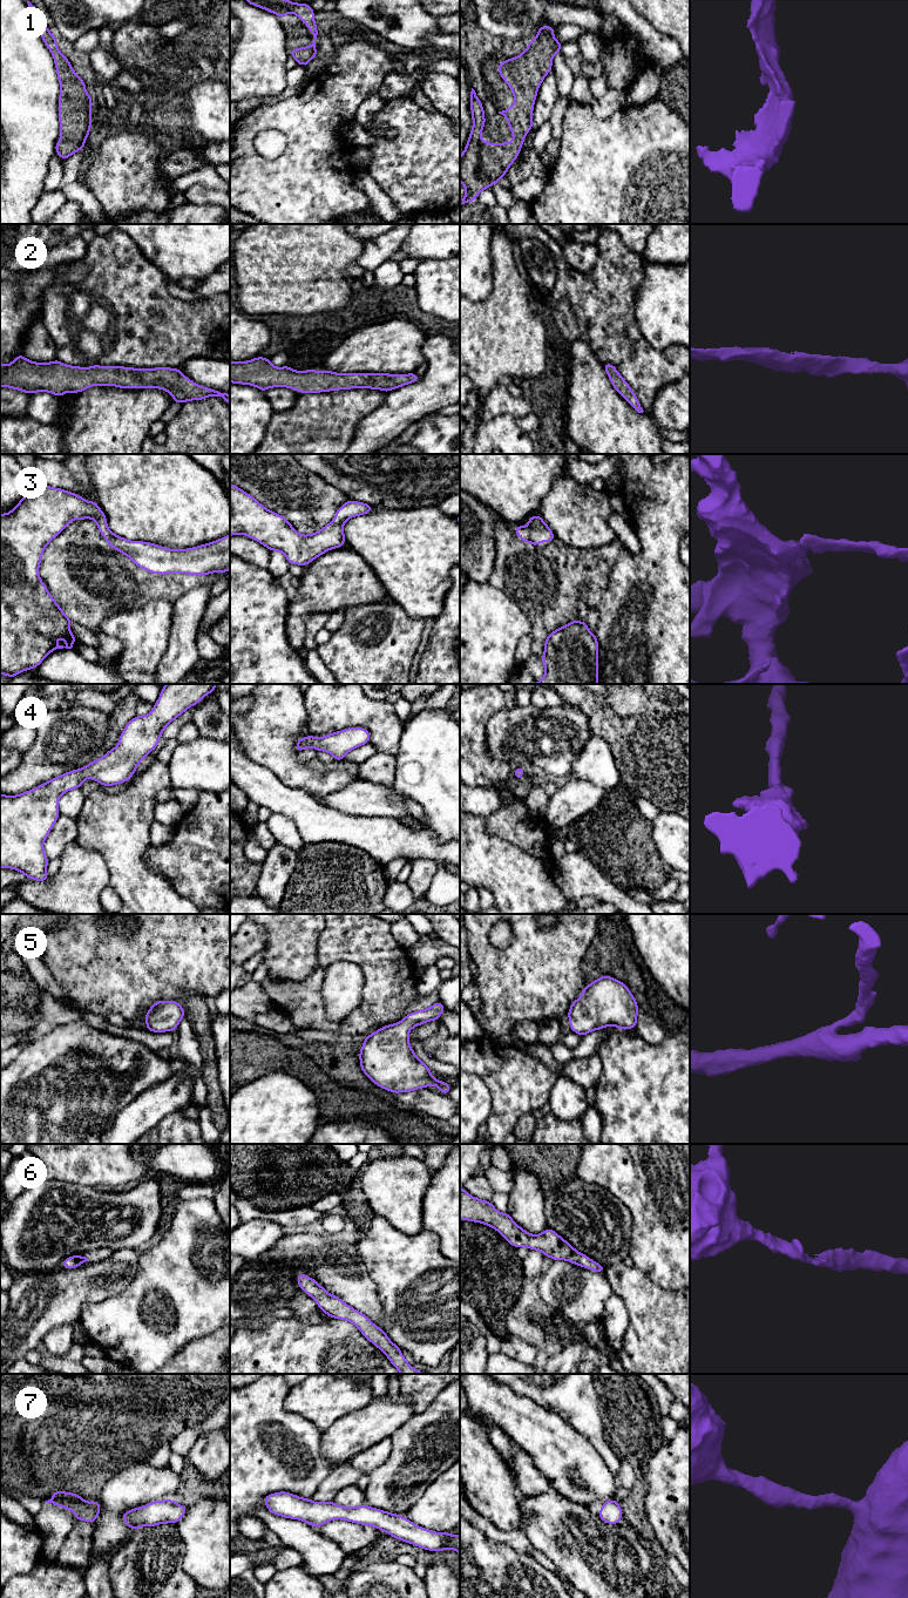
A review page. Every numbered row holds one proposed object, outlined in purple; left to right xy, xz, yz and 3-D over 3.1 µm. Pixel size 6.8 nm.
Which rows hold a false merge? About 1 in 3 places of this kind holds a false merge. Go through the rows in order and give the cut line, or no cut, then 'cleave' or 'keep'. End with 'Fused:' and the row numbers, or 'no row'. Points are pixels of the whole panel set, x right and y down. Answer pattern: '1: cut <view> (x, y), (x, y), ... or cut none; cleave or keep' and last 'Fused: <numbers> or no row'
1: cut none; keep
2: cut none; keep
3: cut none; keep
4: cut none; keep
5: cut none; keep
6: cut none; keep
7: cut none; keep
Fused: no row

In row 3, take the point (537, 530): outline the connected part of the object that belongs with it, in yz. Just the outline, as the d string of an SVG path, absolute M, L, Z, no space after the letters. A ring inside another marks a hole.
M541 515L530 516L528 526L516 526L515 533L526 543L537 547L540 542L555 541L553 530L543 521Z

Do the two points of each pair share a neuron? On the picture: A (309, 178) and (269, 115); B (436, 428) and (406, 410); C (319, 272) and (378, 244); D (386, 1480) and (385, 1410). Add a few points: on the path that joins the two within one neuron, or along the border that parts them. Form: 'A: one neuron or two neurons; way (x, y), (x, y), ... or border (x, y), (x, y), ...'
A: one neuron; way (309, 161), (309, 148), (286, 126)
B: two neurons; border (432, 413), (421, 420)
C: two neurons; border (365, 241), (364, 248), (354, 263)
D: two neurons; border (408, 1419), (388, 1437)

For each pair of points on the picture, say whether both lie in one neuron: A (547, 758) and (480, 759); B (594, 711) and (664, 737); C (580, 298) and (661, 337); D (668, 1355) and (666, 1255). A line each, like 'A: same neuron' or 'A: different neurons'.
A: different neurons
B: same neuron
C: different neurons
D: different neurons

